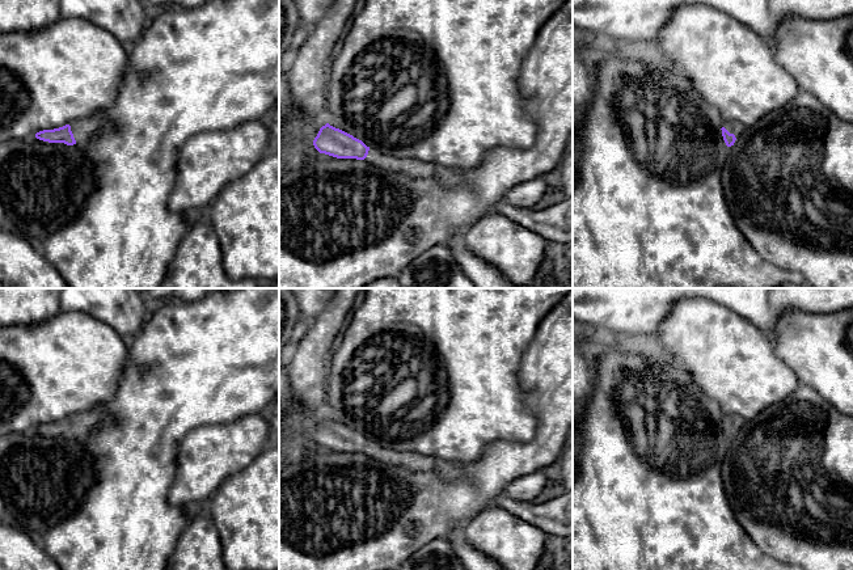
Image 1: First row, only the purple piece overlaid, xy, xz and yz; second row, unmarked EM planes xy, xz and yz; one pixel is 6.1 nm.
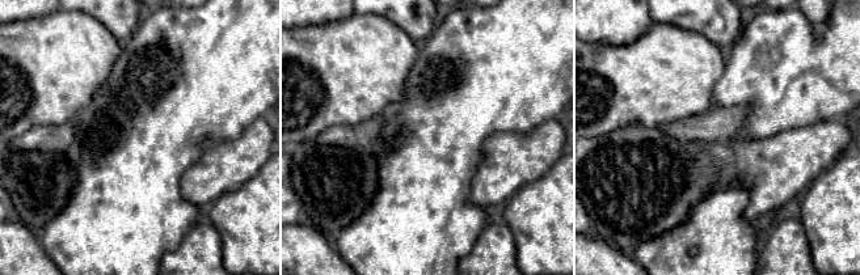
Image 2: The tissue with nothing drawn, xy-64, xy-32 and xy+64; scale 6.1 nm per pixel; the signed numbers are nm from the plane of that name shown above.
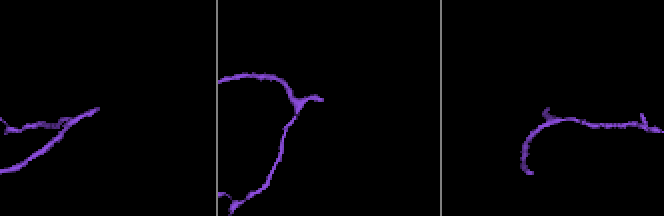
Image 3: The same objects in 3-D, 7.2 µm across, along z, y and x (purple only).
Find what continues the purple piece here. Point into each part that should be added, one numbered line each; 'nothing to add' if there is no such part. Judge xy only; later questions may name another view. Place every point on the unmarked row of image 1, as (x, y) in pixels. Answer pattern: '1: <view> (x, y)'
1: xy (83, 423)

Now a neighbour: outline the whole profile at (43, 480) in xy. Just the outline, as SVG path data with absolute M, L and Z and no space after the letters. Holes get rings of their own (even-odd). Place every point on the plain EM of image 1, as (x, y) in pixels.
M35 431L0 436L0 495L5 519L41 542L46 532L71 516L94 484L93 457L77 438Z

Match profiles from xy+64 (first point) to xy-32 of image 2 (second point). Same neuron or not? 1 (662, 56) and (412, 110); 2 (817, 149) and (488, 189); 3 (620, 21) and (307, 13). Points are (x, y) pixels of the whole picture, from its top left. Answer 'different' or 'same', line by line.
1: different
2: same
3: same

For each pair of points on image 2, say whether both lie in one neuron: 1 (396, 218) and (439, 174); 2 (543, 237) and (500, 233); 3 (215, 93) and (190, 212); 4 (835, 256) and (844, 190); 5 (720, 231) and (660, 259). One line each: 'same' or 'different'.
1: same
2: different
3: same
4: same
5: same

